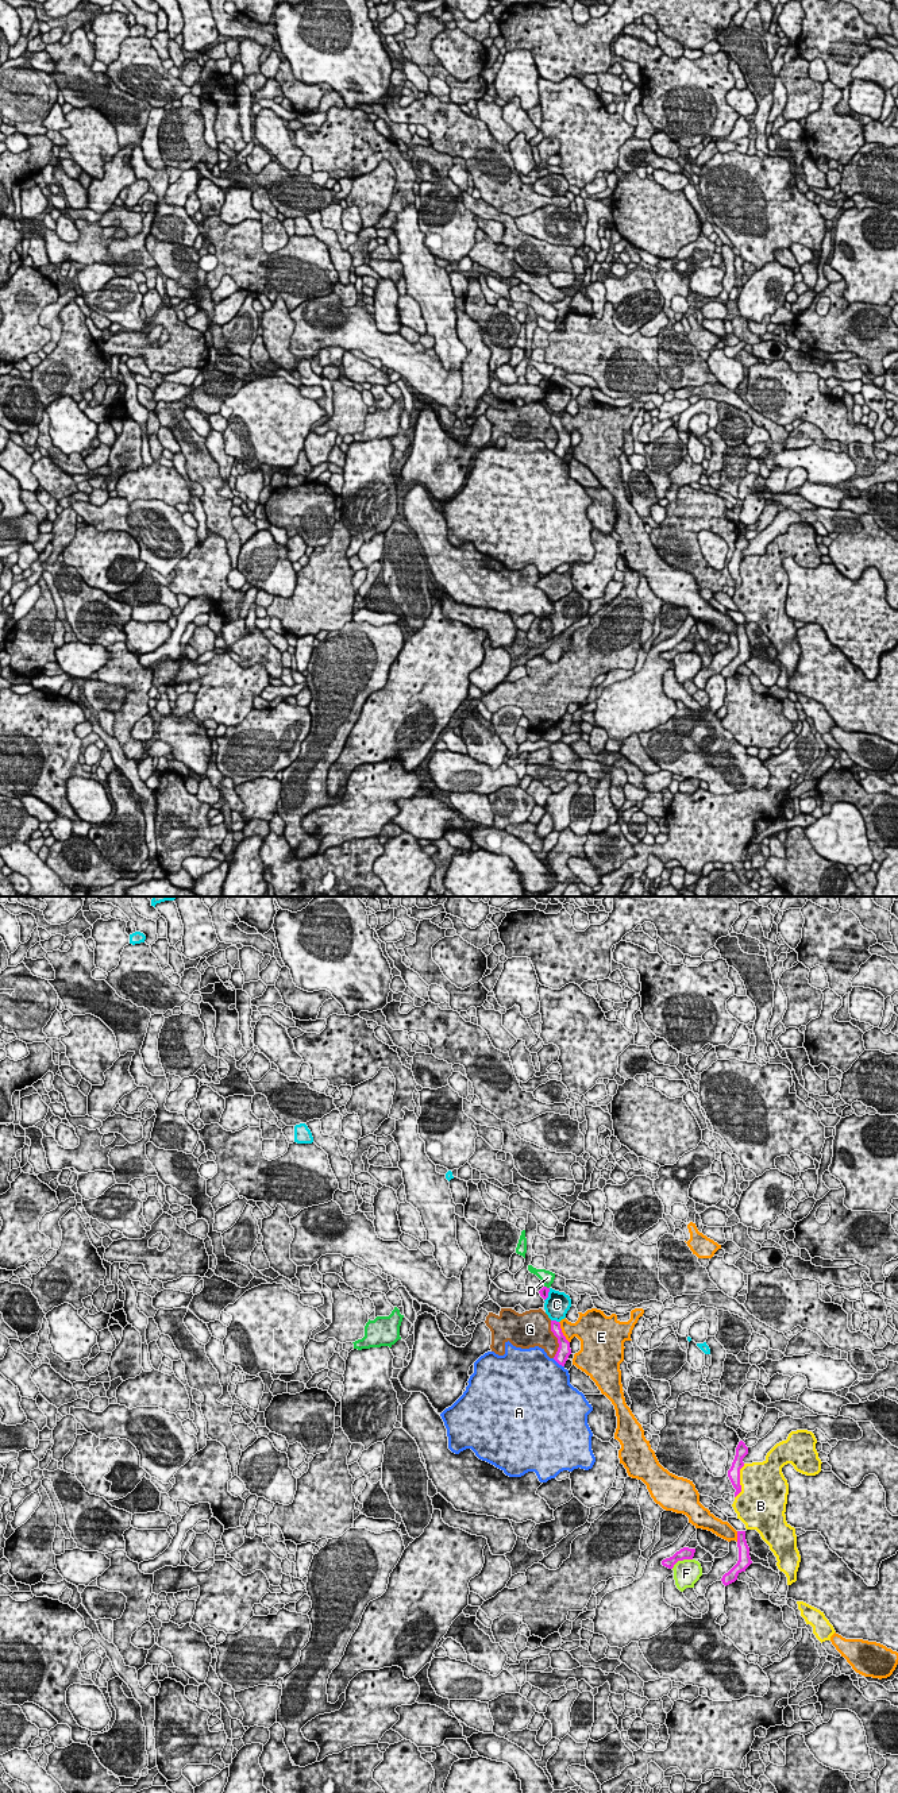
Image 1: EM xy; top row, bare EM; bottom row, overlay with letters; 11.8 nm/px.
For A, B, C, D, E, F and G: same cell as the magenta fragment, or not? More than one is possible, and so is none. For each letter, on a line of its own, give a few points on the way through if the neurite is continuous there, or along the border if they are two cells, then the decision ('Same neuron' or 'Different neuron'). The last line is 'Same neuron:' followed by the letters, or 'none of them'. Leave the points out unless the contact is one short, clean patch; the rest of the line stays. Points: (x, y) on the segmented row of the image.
A: Different neuron
B: Different neuron
C: Different neuron
D: Boundary: xy (544, 1286), (548, 1288). Different neuron
E: Different neuron
F: Boundary: xy (692, 1558), (683, 1558), (671, 1568). Different neuron
G: Different neuron
Same neuron: none of them

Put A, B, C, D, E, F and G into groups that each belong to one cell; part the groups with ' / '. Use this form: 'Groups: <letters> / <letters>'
Groups: A / B / C / D / E / F / G

